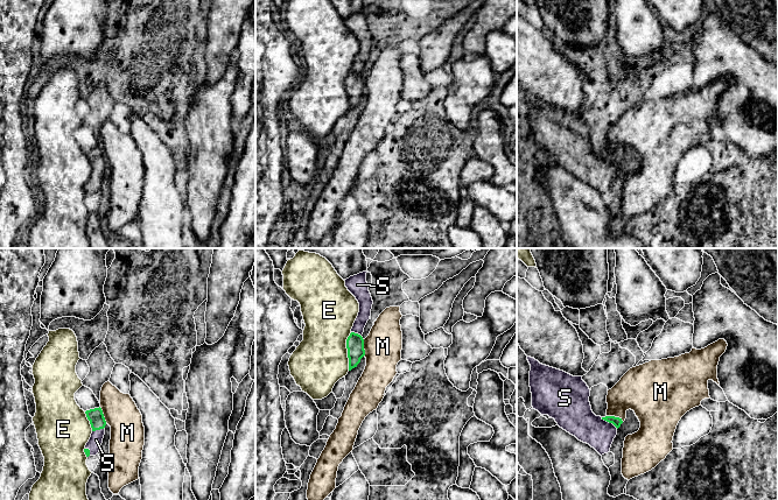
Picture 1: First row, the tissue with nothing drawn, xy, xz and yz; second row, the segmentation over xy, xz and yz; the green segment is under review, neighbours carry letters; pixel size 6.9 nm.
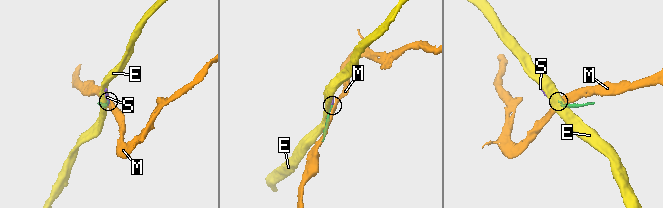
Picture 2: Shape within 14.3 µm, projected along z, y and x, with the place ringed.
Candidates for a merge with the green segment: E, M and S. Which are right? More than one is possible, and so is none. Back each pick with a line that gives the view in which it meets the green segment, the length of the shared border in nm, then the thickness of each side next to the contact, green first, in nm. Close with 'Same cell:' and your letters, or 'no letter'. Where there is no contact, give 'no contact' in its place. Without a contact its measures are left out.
S: yz | 140 nm | 60/240 nm
Same cell: S

